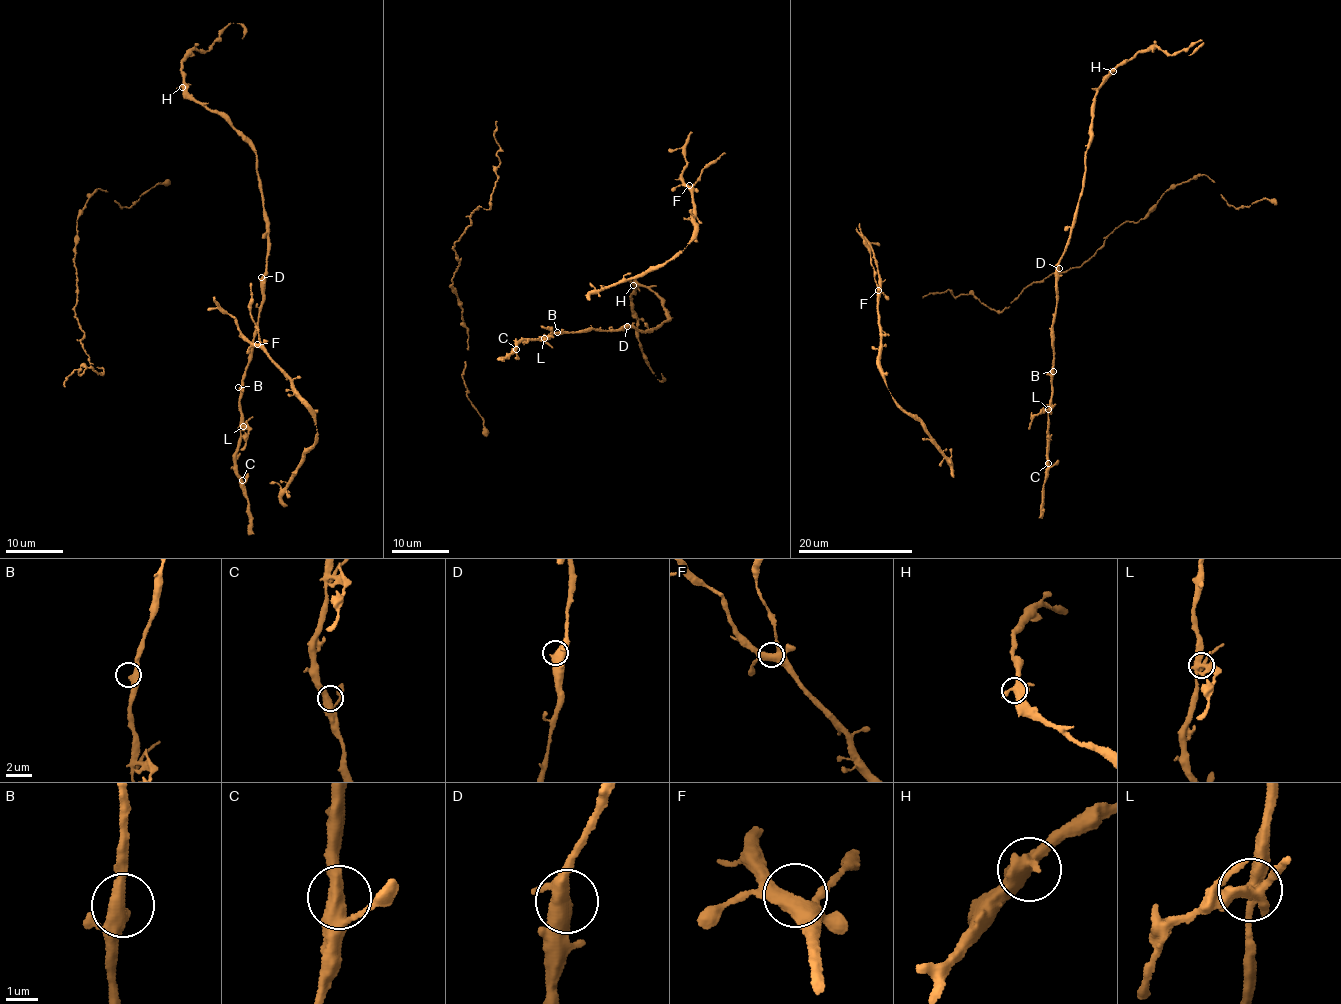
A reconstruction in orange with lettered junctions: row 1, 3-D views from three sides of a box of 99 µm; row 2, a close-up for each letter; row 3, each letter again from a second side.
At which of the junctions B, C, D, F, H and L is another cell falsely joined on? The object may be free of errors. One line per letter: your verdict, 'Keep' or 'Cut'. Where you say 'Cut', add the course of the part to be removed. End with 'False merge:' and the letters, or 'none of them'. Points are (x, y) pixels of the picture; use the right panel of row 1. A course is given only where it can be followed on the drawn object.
B: Keep
C: Keep
D: Keep
F: Keep
H: Keep
L: Cut. Course of the part to remove: (1048, 409), (1035, 416), (1030, 428)
False merge: L

